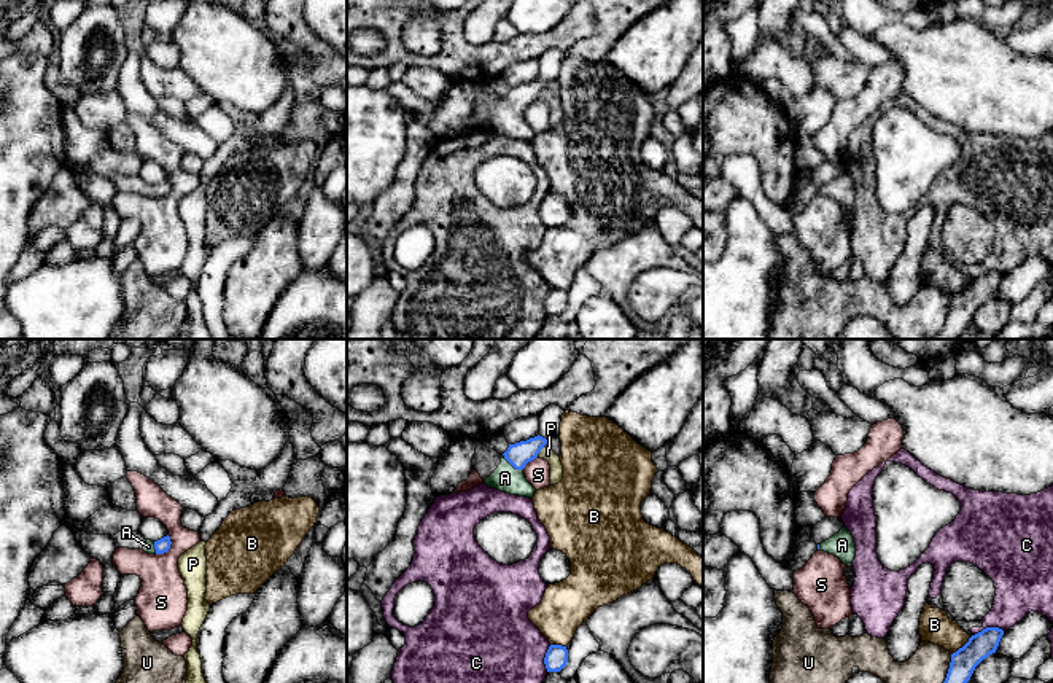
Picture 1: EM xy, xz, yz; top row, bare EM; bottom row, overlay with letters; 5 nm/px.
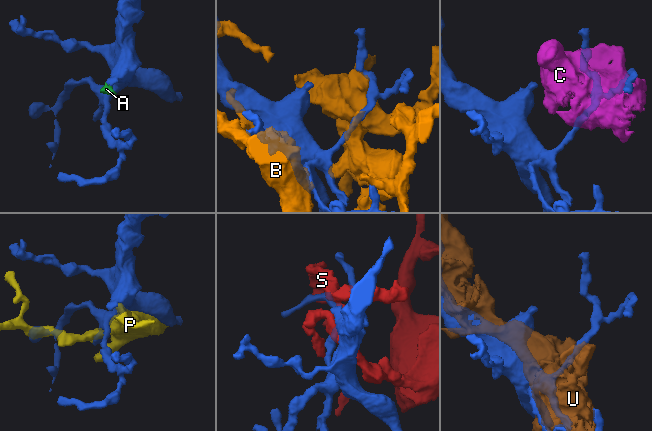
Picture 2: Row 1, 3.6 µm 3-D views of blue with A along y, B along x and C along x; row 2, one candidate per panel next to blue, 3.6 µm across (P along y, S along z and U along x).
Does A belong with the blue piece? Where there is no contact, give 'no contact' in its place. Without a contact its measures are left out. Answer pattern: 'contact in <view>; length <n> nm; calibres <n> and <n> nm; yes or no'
contact in xz; length 130 nm; calibres 120 and 140 nm; yes

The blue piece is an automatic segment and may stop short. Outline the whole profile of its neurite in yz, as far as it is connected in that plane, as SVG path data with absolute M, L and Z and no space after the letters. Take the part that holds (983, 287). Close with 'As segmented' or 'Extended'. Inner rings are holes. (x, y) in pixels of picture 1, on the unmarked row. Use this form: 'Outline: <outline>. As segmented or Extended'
Outline: M986 271L972 279L962 291L951 298L943 328L927 339L958 339L970 323L975 310L989 298L996 296L1002 279L1004 274L999 271Z. As segmented

